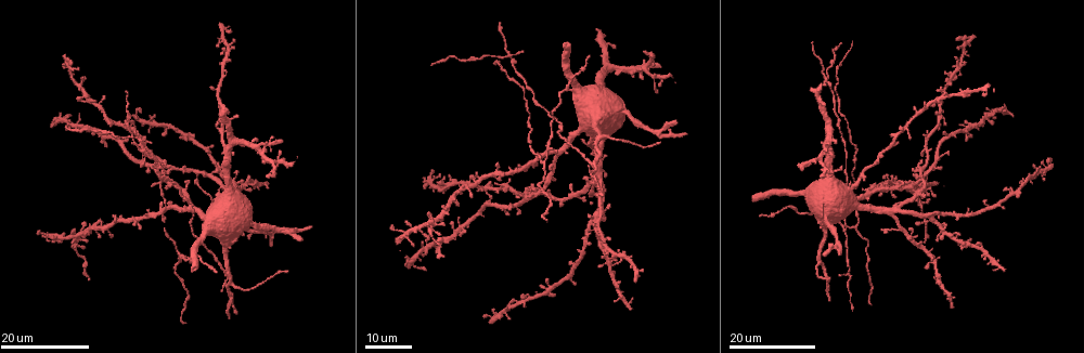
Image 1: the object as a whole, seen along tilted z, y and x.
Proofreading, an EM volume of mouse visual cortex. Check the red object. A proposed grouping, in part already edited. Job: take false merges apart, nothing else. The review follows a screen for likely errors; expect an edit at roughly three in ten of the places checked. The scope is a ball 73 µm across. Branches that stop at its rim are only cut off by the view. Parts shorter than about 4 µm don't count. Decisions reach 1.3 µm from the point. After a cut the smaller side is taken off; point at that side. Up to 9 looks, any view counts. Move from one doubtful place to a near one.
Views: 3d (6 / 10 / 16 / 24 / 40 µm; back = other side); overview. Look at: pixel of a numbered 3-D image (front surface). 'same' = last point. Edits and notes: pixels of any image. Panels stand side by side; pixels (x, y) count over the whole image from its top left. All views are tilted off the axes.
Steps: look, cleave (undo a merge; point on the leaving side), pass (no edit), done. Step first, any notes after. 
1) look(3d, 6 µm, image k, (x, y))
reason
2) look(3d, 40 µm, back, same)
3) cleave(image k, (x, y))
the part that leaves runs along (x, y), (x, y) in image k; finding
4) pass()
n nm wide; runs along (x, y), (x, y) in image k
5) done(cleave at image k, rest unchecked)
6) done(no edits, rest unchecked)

look(3d, 16 µm, image 1, (902, 227))
small branch off a trunk

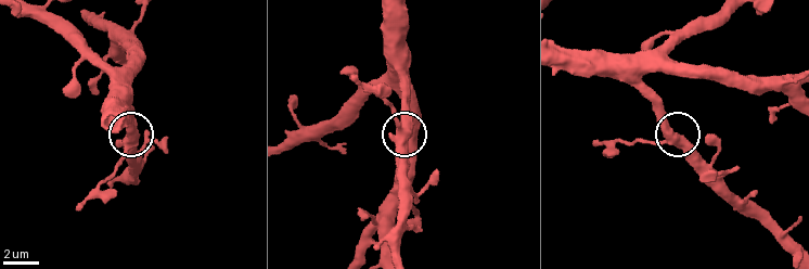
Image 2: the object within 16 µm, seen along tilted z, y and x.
look(3d, 6 µm, image 2, (128, 144))

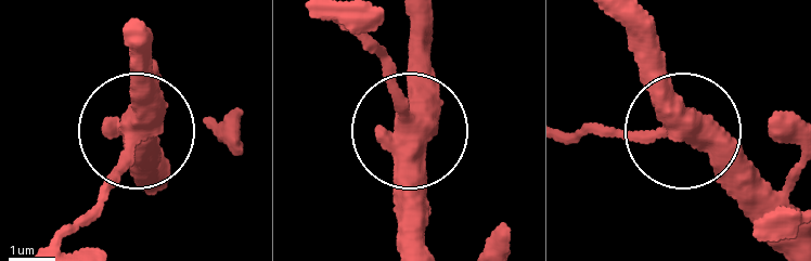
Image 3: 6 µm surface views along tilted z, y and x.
cleave(image 3, (113, 180))
3 arms; the part that leaves runs along (124, 153), (121, 173), (60, 240) in image 3; two neurons meet here

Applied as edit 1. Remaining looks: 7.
look(overview)
redraw

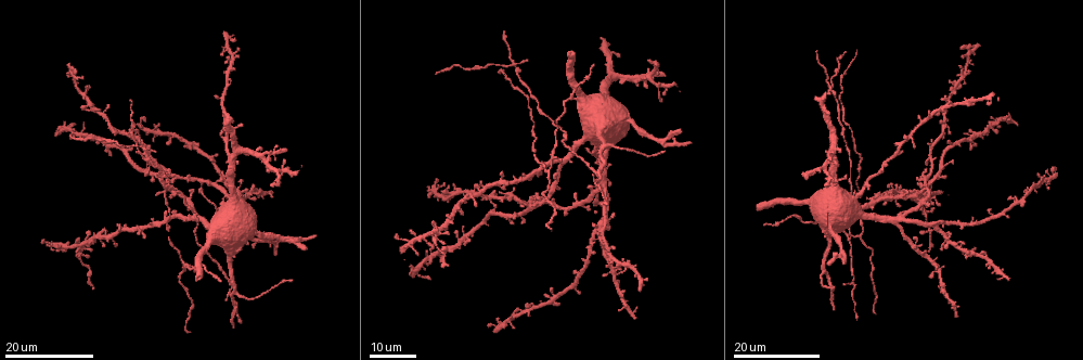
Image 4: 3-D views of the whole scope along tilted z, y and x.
look(3d, 16 µm, image 4, (828, 89))
small branch off a trunk

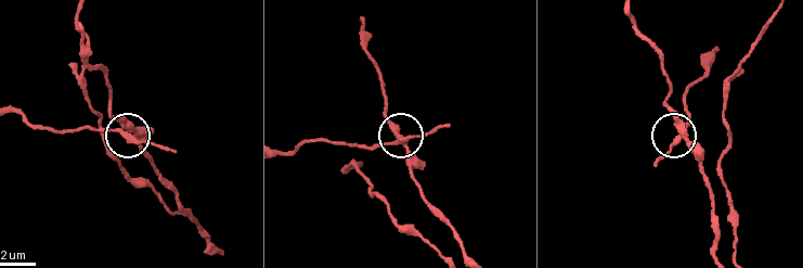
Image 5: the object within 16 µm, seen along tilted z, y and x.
look(3d, 6 µm, image 5, (679, 126))

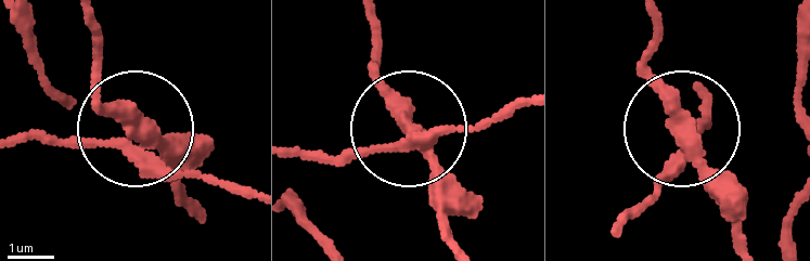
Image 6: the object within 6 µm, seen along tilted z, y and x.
cleave(image 6, (204, 177))
the part that leaves runs along (134, 149), (22, 142) in image 6; a second neuron is stuck on

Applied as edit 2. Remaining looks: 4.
look(overview)
redraw

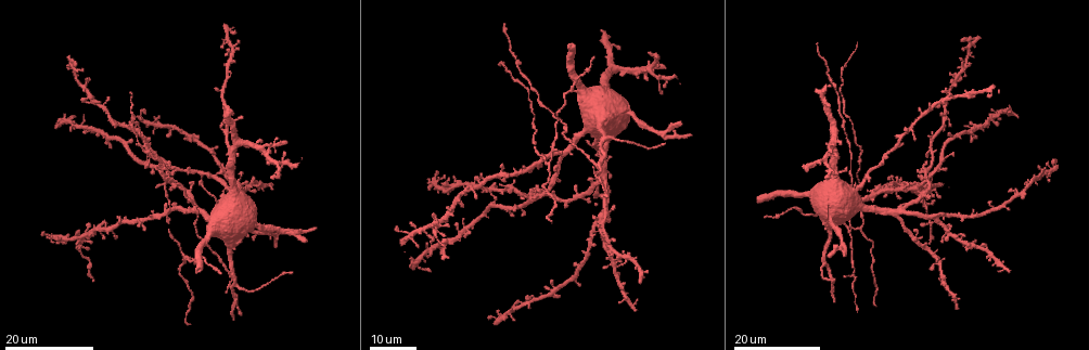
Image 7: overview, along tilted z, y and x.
look(3d, 16 µm, image 7, (841, 118))
a fork

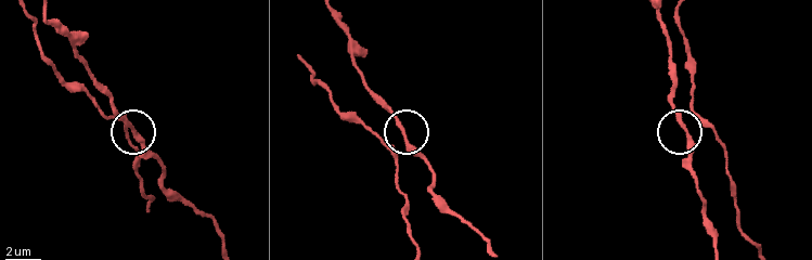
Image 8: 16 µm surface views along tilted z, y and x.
look(3d, 10 µm, image 8, (136, 134))

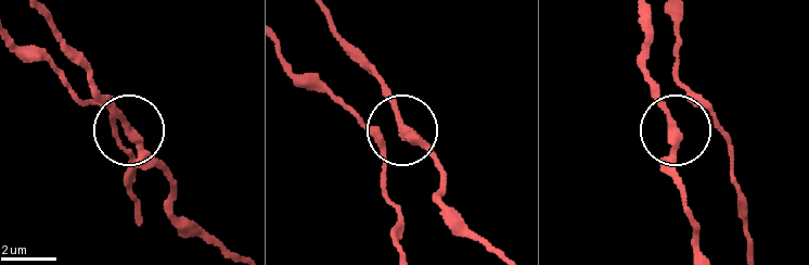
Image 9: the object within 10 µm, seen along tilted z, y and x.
pass()
210 nm wide; one neuron here

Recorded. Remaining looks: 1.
done(cleave at image 3, cleave at image 6, rest unchecked)

